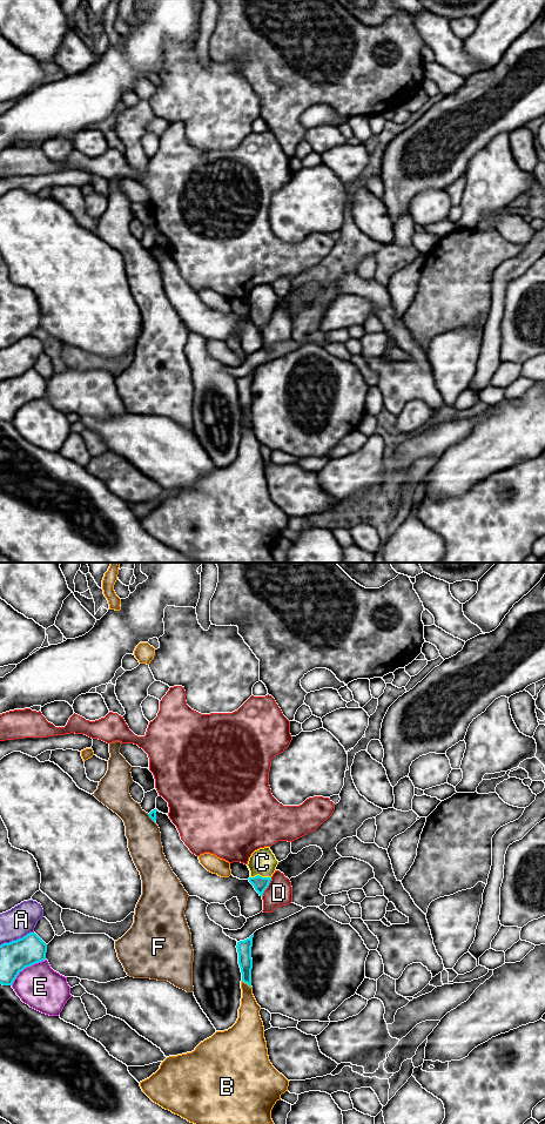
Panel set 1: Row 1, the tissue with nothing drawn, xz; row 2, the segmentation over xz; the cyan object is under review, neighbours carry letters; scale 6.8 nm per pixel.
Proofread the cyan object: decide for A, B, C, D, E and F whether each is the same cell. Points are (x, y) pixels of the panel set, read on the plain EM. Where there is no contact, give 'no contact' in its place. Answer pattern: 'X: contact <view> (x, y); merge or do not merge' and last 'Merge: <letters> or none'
A: contact xz (17, 376); do not merge
B: contact xz (247, 419); do not merge
C: contact xz (260, 313); merge
D: contact xz (267, 323); do not merge
E: contact xz (26, 403); do not merge
F: contact xz (150, 254); do not merge
Merge: C

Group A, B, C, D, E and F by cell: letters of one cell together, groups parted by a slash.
A / B / C / D / E / F

